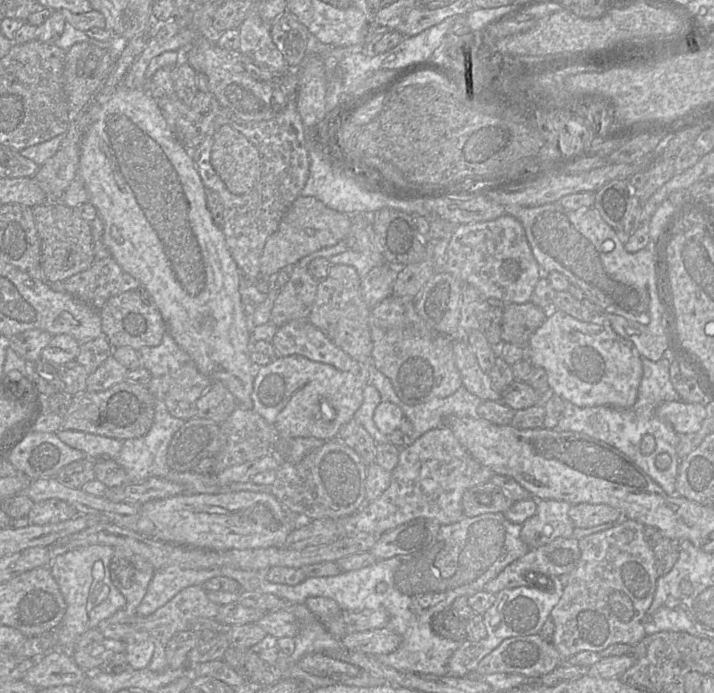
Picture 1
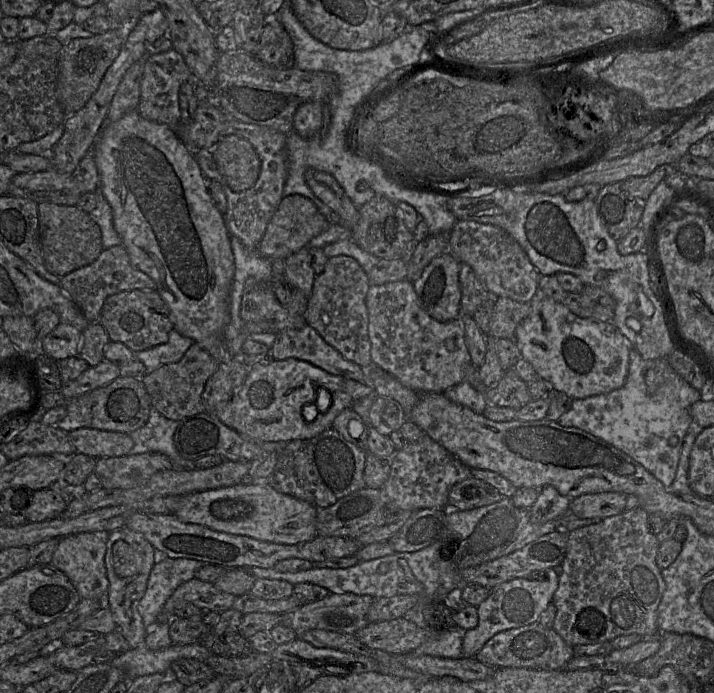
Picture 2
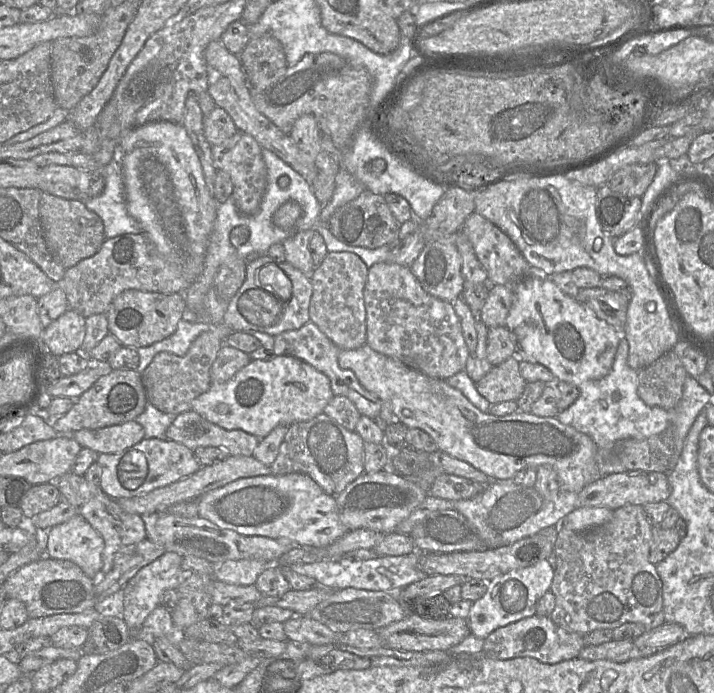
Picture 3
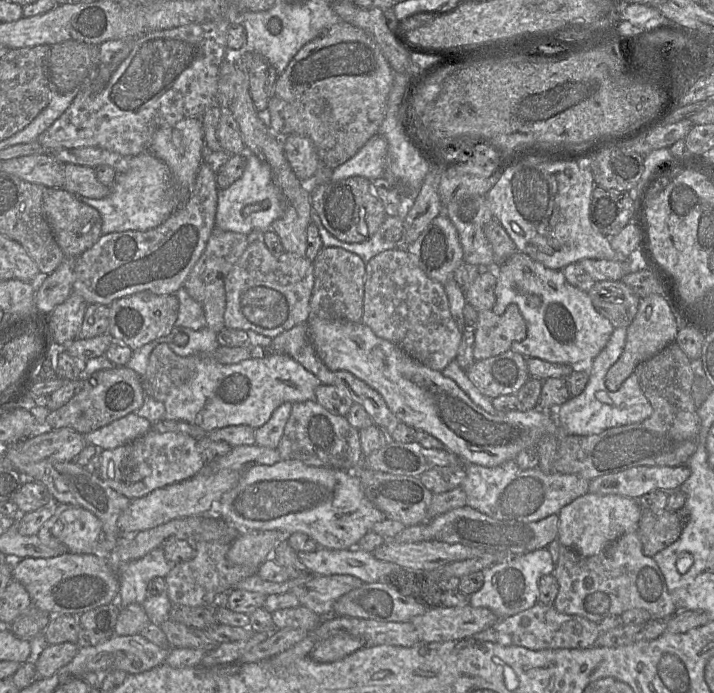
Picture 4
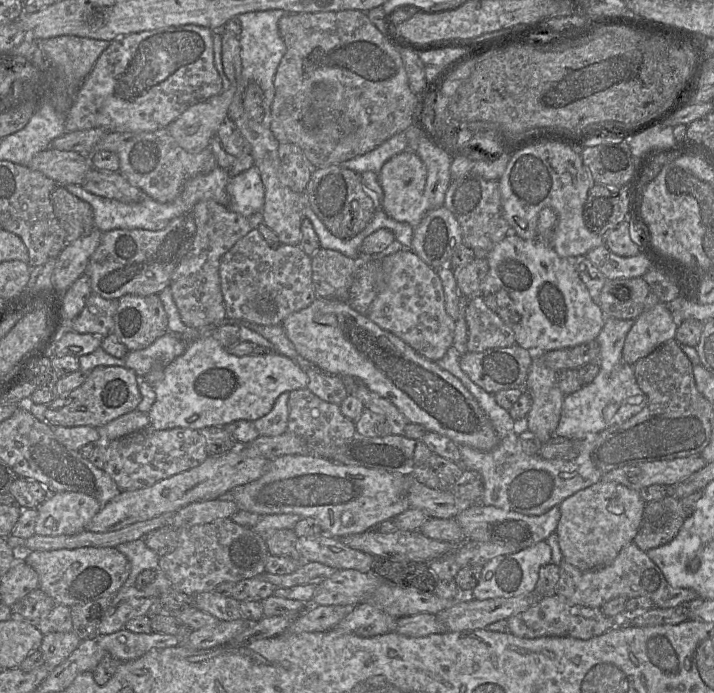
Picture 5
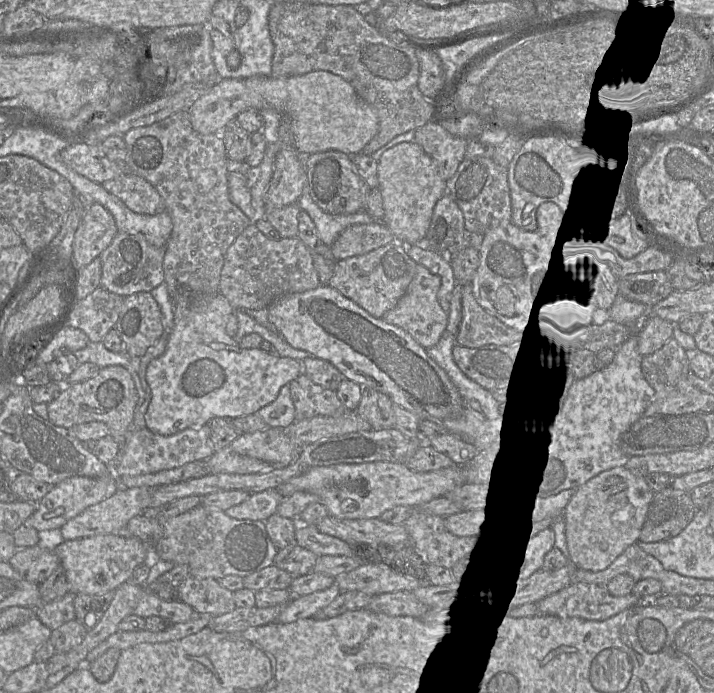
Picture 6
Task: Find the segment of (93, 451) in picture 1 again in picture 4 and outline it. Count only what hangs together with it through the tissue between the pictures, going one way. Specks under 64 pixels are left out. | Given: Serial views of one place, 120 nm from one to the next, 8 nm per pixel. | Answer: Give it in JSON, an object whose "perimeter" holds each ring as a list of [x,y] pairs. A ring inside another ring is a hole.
{"perimeter":[[[130,413],[110,424],[84,434],[87,444],[99,450],[114,449],[143,436],[152,424],[143,417]]]}

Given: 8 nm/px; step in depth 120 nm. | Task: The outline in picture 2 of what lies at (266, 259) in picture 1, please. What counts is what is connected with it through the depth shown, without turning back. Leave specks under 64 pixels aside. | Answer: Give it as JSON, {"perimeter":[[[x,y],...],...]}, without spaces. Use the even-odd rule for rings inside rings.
{"perimeter":[[[300,194],[286,195],[267,225],[265,234],[258,245],[258,252],[267,258],[285,260],[291,254],[307,246],[313,238],[324,232],[330,224],[330,220],[320,212],[311,199]]]}

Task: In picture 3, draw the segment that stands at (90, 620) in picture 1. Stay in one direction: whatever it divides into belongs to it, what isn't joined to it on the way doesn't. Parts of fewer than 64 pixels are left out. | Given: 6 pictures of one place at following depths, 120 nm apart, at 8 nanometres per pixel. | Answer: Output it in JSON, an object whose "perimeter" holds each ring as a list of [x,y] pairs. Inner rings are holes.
{"perimeter":[[[80,514],[51,527],[43,537],[45,556],[73,562],[93,580],[100,577],[104,541]]]}

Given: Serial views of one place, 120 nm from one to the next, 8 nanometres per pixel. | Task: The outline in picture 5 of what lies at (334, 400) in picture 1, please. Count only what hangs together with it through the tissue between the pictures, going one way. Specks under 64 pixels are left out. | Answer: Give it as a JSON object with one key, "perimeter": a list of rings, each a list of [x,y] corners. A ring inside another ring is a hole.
{"perimeter":[[[206,334],[188,344],[185,352],[164,369],[164,376],[154,387],[156,400],[148,412],[150,427],[156,430],[189,428],[201,431],[238,421],[256,421],[273,408],[276,399],[284,392],[307,388],[308,376],[292,359],[276,352],[269,355],[234,356],[212,335]]]}

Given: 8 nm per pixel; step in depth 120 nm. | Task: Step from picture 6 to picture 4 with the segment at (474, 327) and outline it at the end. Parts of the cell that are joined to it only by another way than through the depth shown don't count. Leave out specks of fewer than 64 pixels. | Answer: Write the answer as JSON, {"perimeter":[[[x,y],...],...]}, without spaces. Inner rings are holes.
{"perimeter":[[[510,304],[502,315],[480,310],[474,332],[474,358],[484,360],[504,353],[514,341],[522,341],[526,335],[526,322],[517,305]]]}

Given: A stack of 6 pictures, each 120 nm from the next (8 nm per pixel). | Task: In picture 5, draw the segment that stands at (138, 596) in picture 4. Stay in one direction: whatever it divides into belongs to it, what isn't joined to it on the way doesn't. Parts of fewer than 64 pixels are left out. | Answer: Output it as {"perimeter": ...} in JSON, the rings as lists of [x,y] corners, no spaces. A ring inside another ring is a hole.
{"perimeter":[[[144,539],[123,543],[116,548],[130,563],[129,577],[124,584],[125,587],[135,586],[135,581],[142,571],[159,569],[160,557],[145,544]]]}

